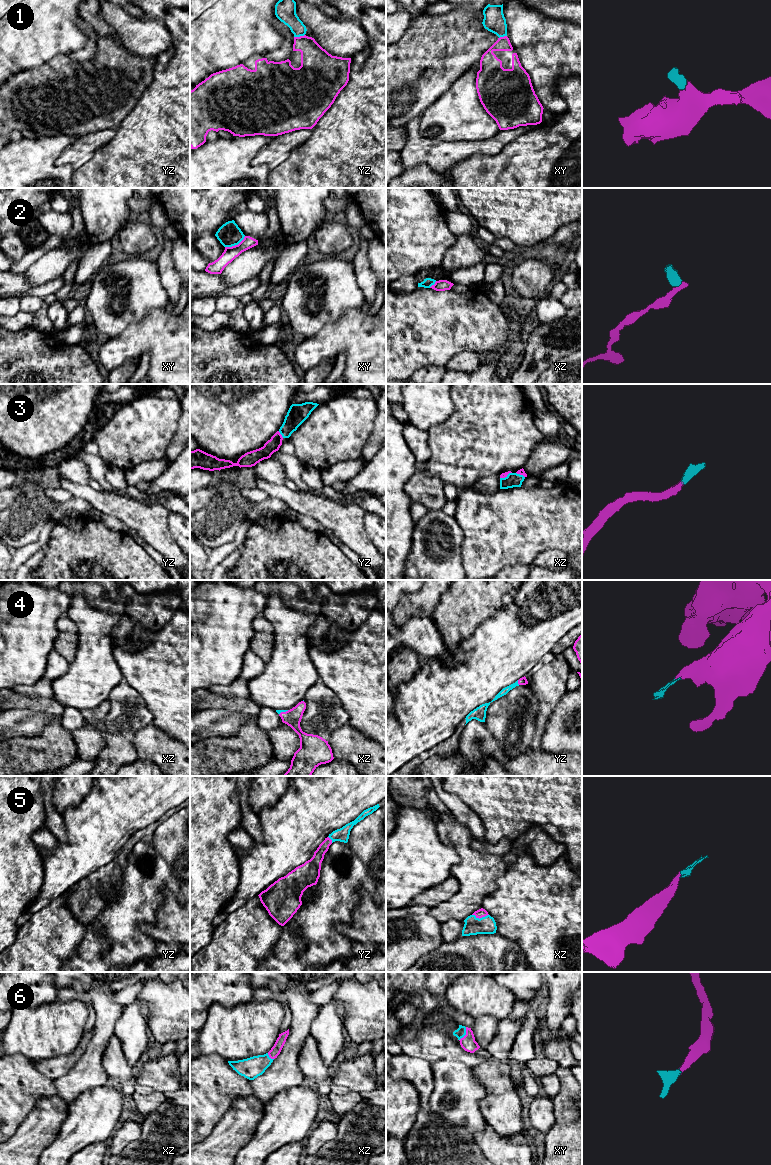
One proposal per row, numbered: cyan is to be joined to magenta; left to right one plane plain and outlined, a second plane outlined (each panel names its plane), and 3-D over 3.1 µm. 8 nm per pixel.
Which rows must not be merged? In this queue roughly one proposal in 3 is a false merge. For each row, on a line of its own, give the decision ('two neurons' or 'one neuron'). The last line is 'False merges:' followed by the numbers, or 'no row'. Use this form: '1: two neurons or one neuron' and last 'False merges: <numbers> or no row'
1: two neurons
2: two neurons
3: one neuron
4: one neuron
5: one neuron
6: one neuron
False merges: 1, 2

